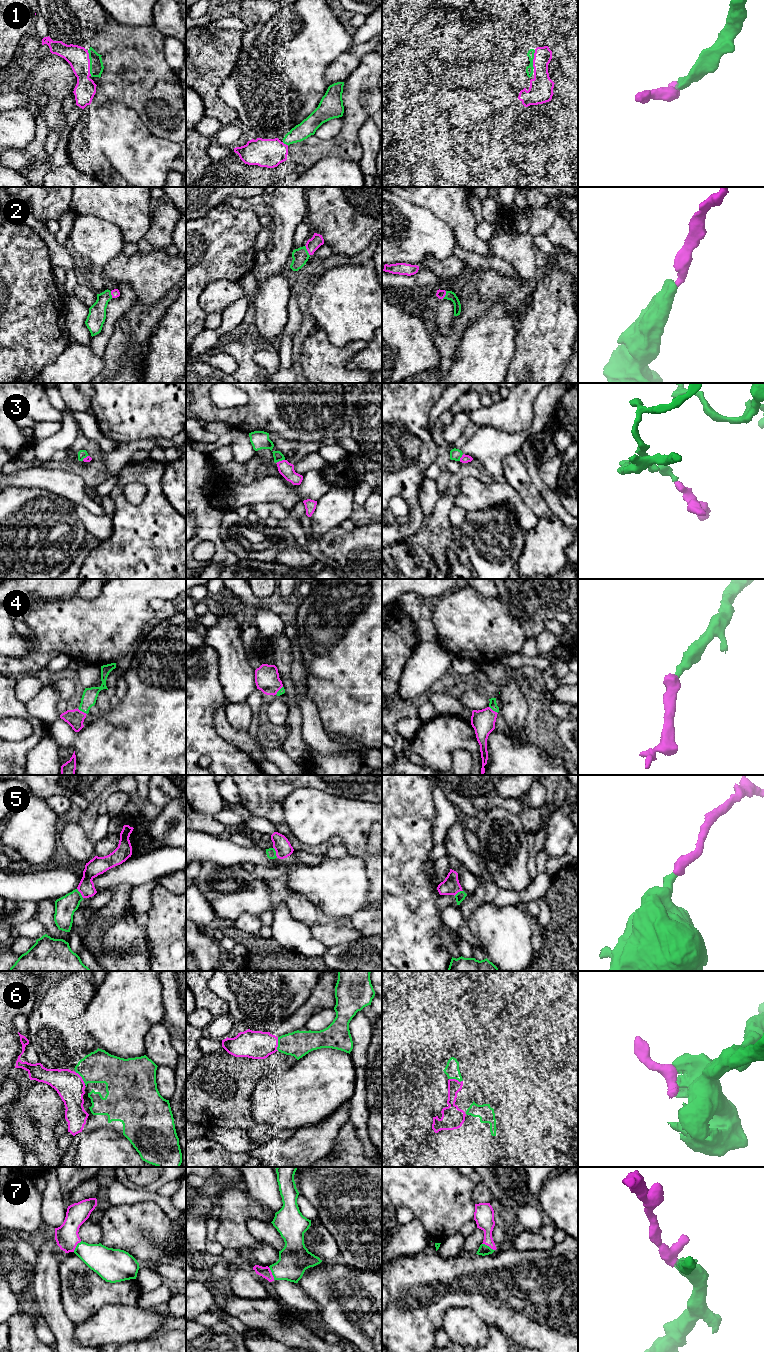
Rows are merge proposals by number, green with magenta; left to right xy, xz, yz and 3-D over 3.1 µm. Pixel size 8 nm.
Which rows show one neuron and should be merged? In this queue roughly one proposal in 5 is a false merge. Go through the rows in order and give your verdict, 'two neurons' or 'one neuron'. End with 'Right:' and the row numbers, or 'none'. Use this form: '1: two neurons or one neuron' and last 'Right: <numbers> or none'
1: one neuron
2: one neuron
3: two neurons
4: one neuron
5: one neuron
6: two neurons
7: one neuron
Right: 1, 2, 4, 5, 7

